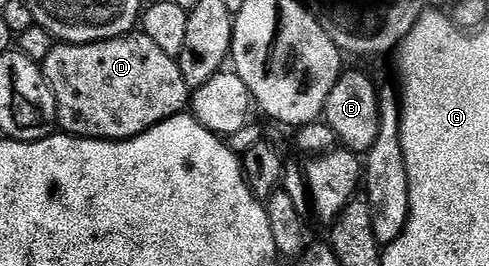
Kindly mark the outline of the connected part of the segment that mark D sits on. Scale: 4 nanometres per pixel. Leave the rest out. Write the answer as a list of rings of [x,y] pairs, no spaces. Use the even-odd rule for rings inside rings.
[[[131,32],[103,42],[89,42],[88,44],[55,44],[52,52],[48,52],[46,59],[40,63],[44,76],[56,96],[56,108],[58,109],[58,126],[67,134],[73,134],[75,138],[98,138],[102,142],[124,142],[128,138],[135,138],[144,132],[151,130],[153,126],[158,126],[164,120],[174,118],[177,114],[183,113],[187,109],[188,103],[192,98],[191,87],[184,84],[184,76],[178,67],[178,60],[168,56],[168,52],[162,51],[161,48],[153,41],[148,40],[148,36],[141,32]]]

